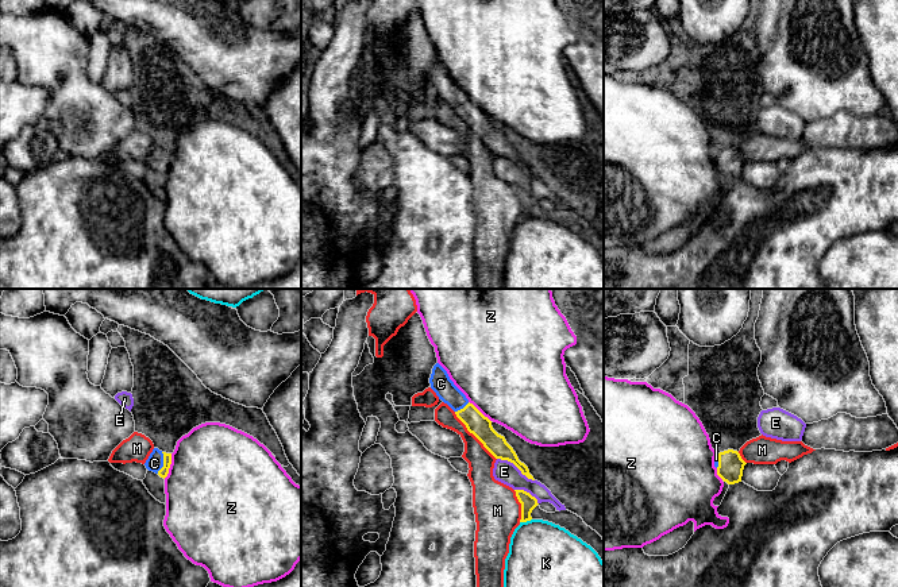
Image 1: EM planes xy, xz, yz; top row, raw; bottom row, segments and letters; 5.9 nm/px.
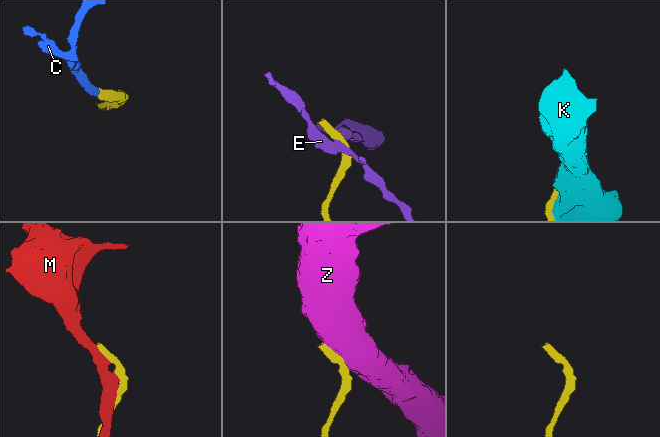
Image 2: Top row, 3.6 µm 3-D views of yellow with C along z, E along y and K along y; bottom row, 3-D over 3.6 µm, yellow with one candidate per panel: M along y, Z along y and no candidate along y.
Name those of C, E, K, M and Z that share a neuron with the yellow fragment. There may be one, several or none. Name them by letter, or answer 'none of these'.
C

